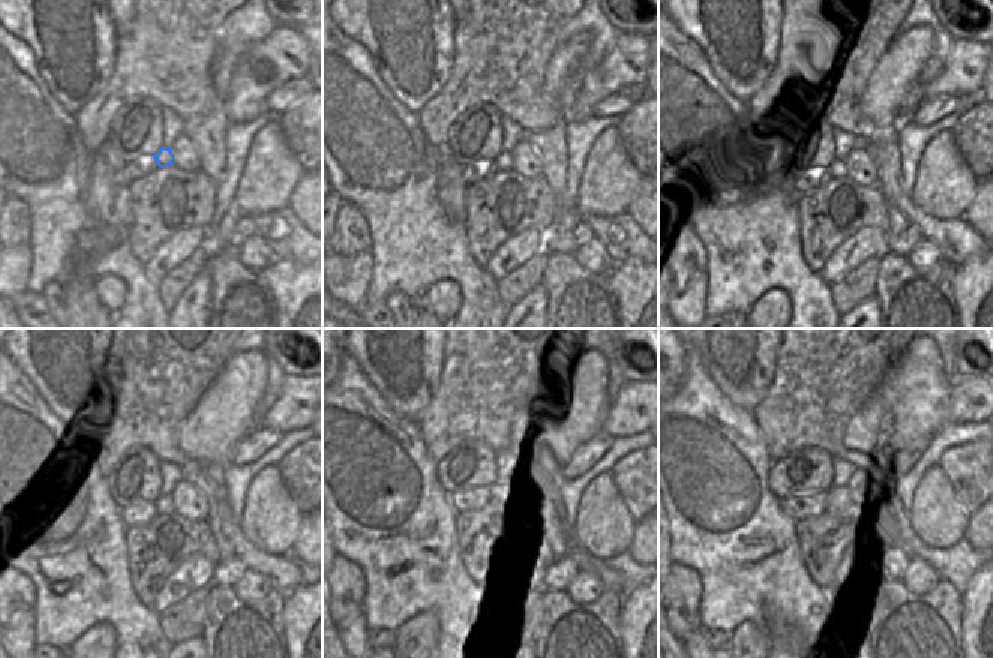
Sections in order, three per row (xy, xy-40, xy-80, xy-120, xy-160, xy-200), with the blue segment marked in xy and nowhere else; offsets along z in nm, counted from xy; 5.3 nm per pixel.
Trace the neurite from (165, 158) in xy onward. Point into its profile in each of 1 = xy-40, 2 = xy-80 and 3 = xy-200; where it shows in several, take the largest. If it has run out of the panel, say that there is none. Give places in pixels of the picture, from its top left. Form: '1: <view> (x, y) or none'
1: xy-40 (504, 161)
2: xy-80 (837, 168)
3: xy-200 (838, 502)

